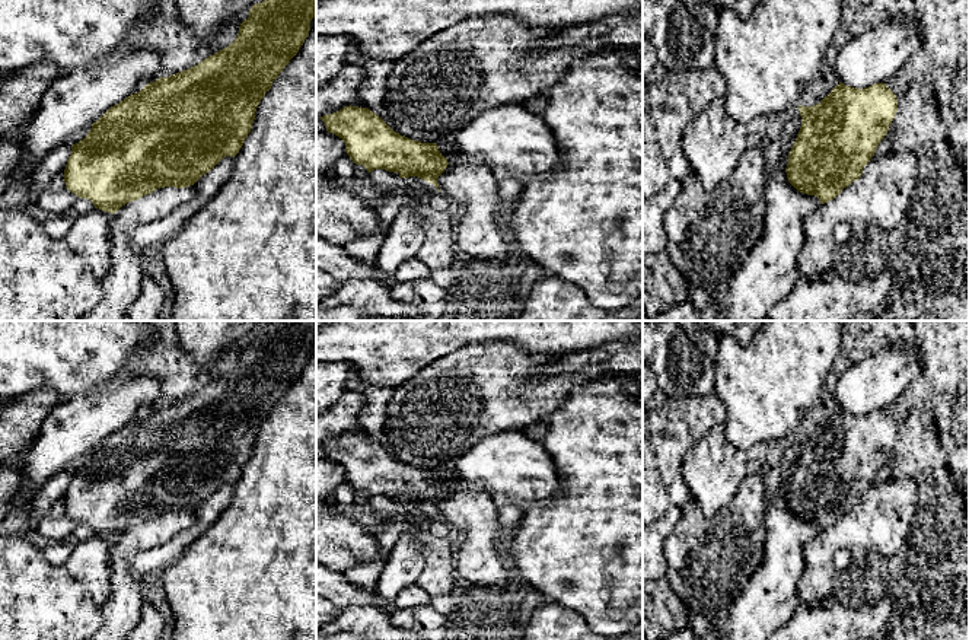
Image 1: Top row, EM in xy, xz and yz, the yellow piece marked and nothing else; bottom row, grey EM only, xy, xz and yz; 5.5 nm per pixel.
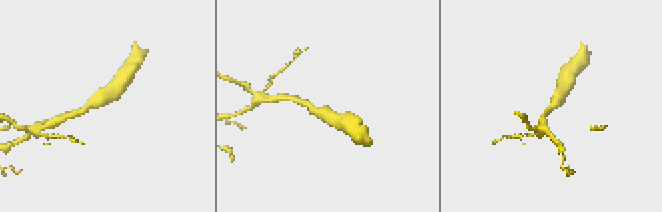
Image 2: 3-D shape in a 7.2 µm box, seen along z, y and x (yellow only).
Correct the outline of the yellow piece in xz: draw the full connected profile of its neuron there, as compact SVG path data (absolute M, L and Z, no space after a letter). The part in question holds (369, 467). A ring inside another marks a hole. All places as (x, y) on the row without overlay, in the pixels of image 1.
M344 433L338 439L321 443L326 458L338 462L345 469L345 478L356 491L363 491L370 500L374 496L398 499L399 504L417 503L433 510L437 518L437 504L449 488L436 469L421 469L395 459L379 442L369 434Z

